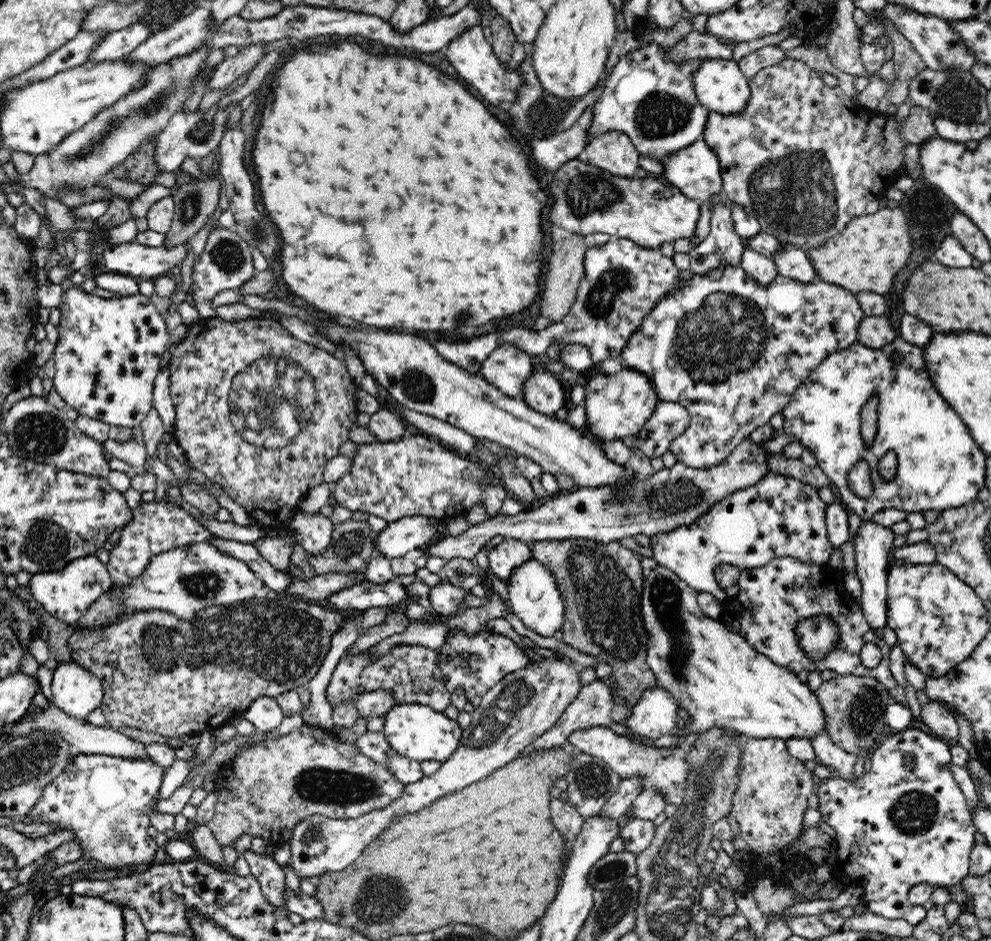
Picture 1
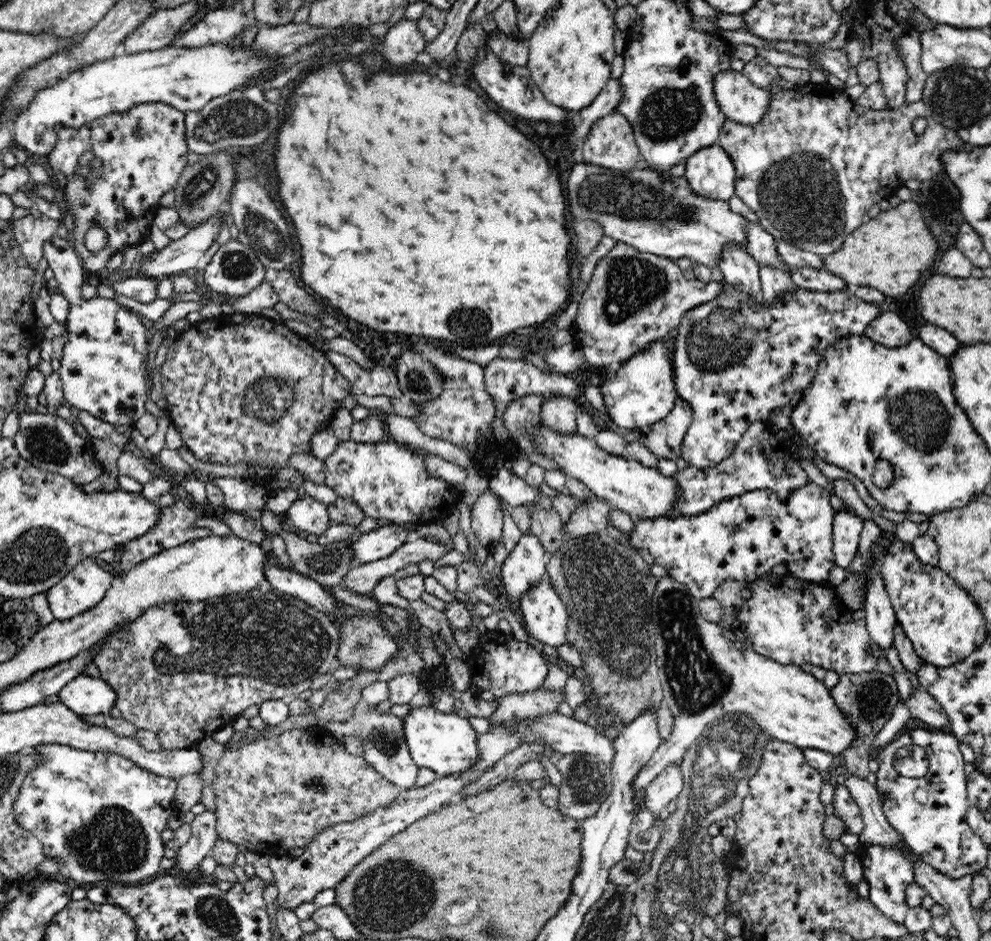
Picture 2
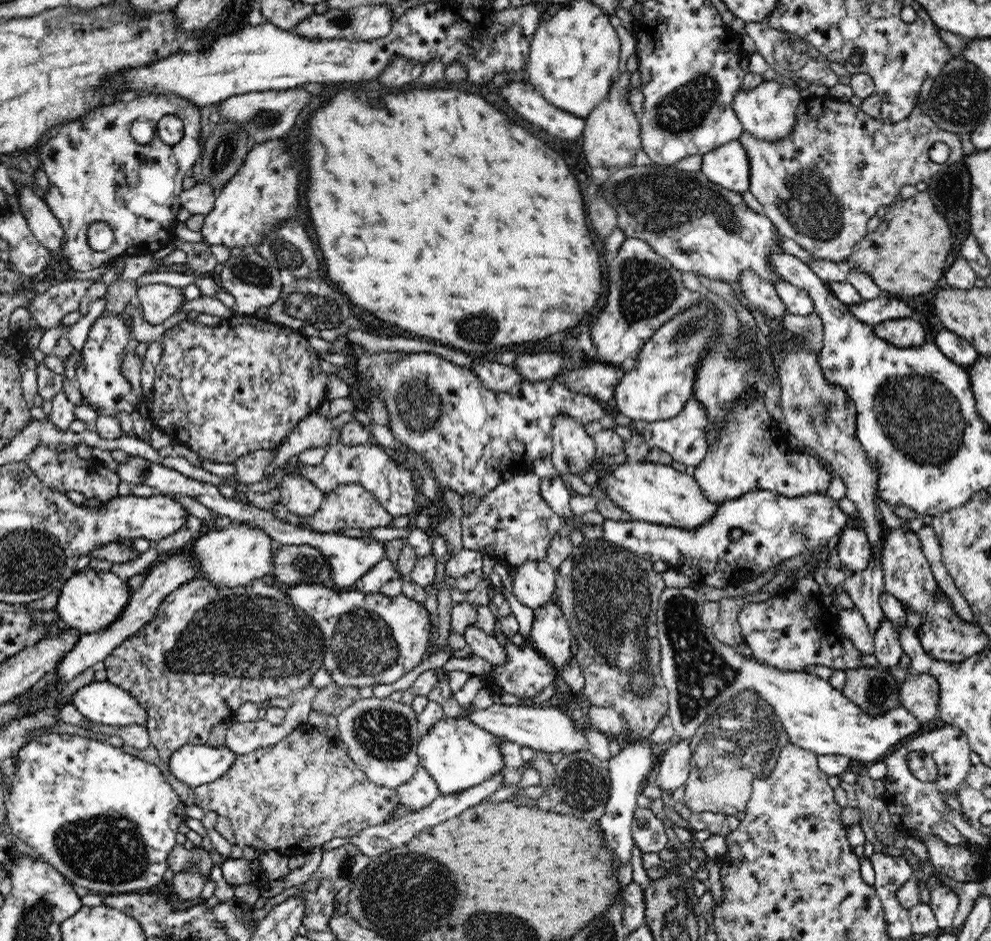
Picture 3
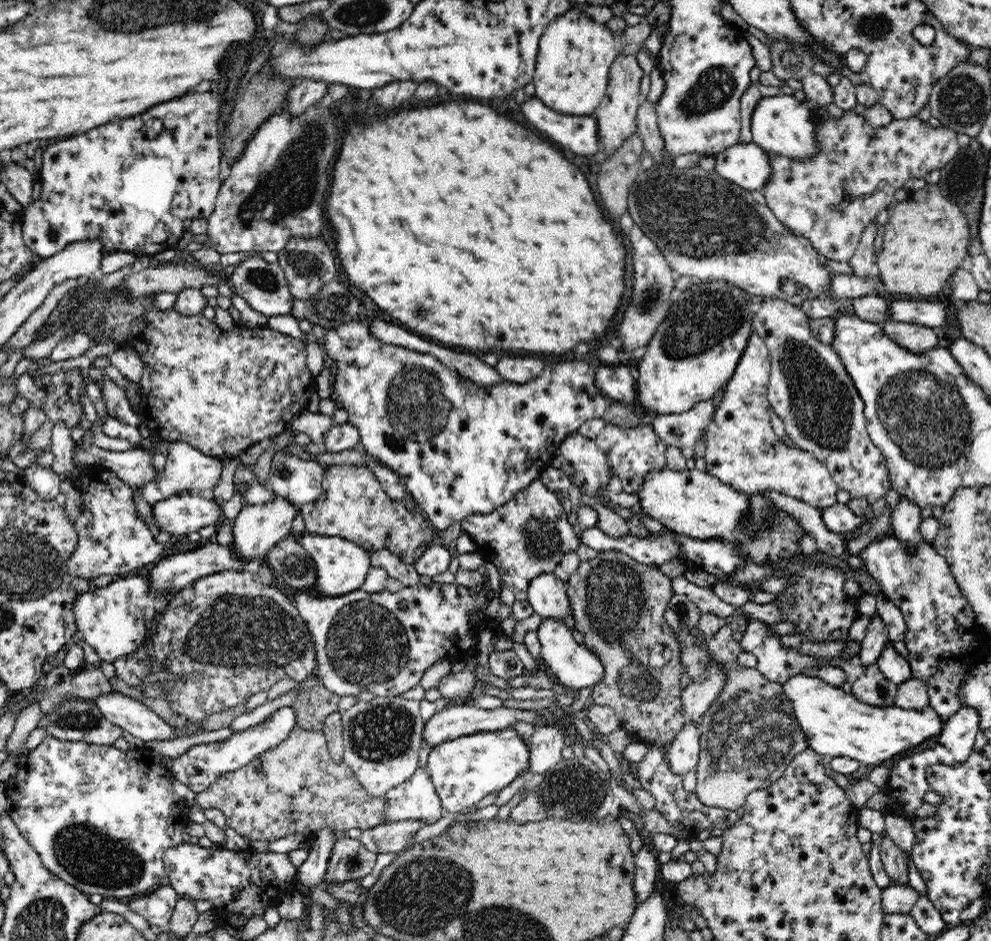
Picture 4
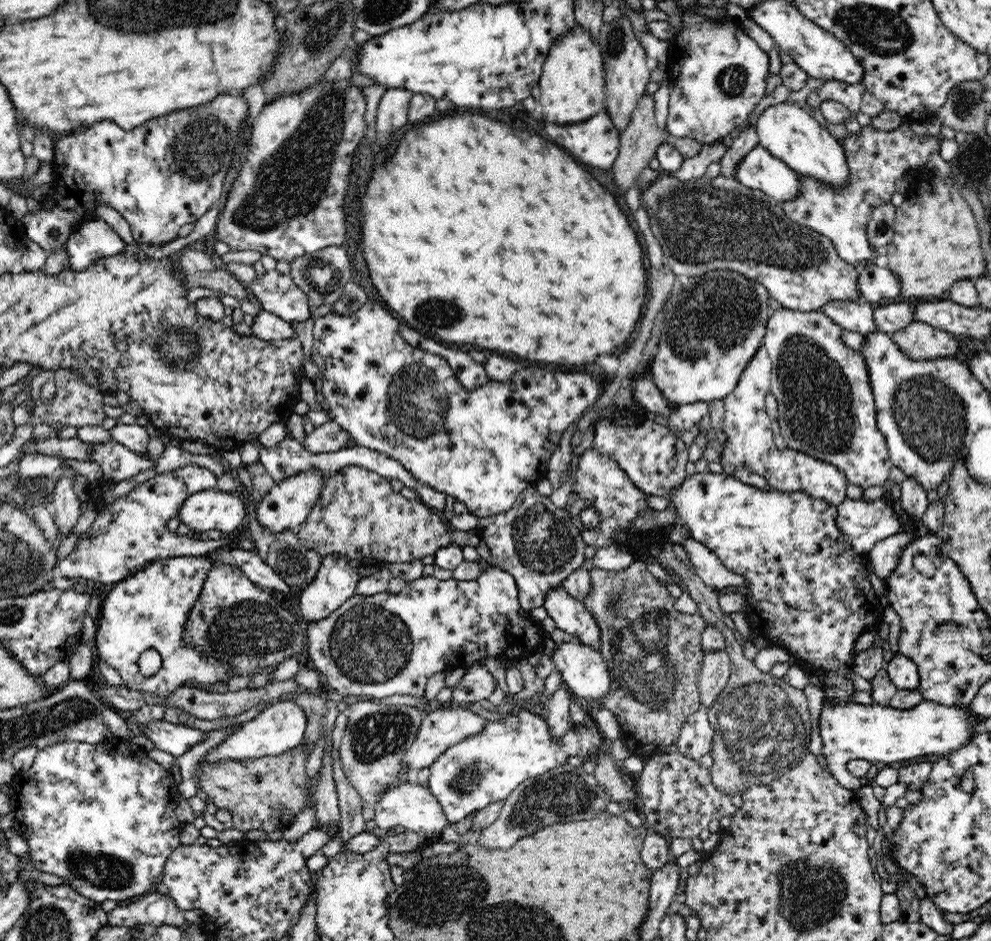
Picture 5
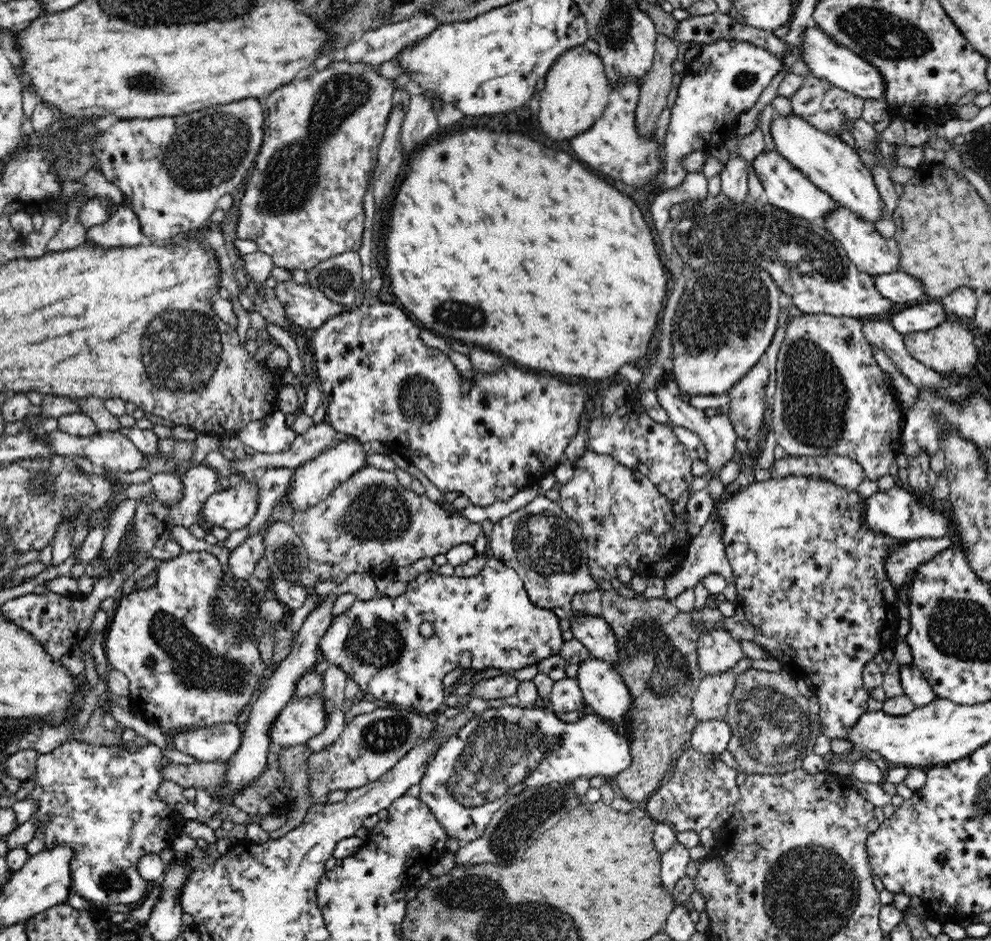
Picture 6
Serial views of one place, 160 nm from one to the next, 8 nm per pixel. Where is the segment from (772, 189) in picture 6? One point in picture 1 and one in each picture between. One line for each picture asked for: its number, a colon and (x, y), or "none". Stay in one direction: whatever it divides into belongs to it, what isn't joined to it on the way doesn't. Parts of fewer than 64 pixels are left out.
1: (694, 169)
2: (709, 171)
3: (727, 166)
4: (745, 164)
5: (759, 170)

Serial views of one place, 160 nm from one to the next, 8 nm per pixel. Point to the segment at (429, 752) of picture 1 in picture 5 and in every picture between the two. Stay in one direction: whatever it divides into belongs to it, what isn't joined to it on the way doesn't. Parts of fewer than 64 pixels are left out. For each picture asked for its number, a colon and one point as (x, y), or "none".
2: (446, 743)
3: (458, 755)
4: (464, 770)
5: (484, 769)

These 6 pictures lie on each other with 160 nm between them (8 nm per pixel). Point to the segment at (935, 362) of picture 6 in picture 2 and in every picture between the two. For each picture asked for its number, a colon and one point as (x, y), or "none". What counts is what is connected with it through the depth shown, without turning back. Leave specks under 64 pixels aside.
2: (888, 329)
3: (904, 332)
4: (916, 338)
5: (918, 340)

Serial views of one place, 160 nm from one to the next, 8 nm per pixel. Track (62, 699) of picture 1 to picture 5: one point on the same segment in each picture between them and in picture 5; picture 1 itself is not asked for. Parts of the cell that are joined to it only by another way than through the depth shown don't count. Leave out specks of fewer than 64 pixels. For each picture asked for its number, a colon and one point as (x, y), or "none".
2: (84, 695)
3: (103, 702)
4: (133, 716)
5: (176, 739)

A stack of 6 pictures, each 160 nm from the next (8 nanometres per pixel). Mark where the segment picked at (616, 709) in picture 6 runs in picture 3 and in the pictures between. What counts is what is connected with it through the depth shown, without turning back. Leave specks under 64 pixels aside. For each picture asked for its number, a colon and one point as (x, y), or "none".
3: (550, 634)
4: (572, 665)
5: (583, 668)

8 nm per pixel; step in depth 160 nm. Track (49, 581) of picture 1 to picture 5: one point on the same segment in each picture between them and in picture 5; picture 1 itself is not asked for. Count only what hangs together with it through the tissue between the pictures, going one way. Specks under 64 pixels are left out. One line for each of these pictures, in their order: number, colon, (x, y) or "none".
2: (85, 585)
3: (89, 600)
4: (115, 619)
5: (147, 610)

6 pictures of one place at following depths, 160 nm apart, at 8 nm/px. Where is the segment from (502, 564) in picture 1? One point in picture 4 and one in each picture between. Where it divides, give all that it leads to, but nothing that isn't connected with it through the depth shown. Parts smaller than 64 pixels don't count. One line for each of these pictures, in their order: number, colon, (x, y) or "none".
2: (525, 565)
3: (532, 582)
4: (546, 593)

